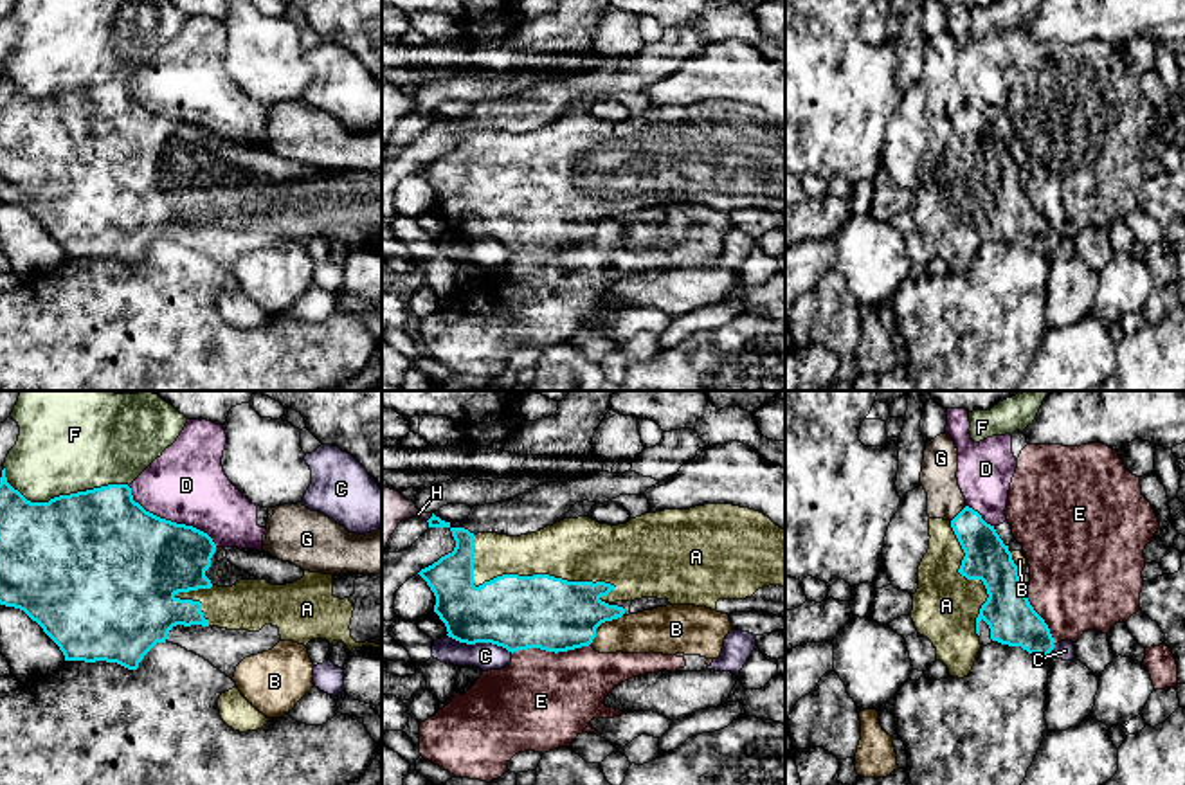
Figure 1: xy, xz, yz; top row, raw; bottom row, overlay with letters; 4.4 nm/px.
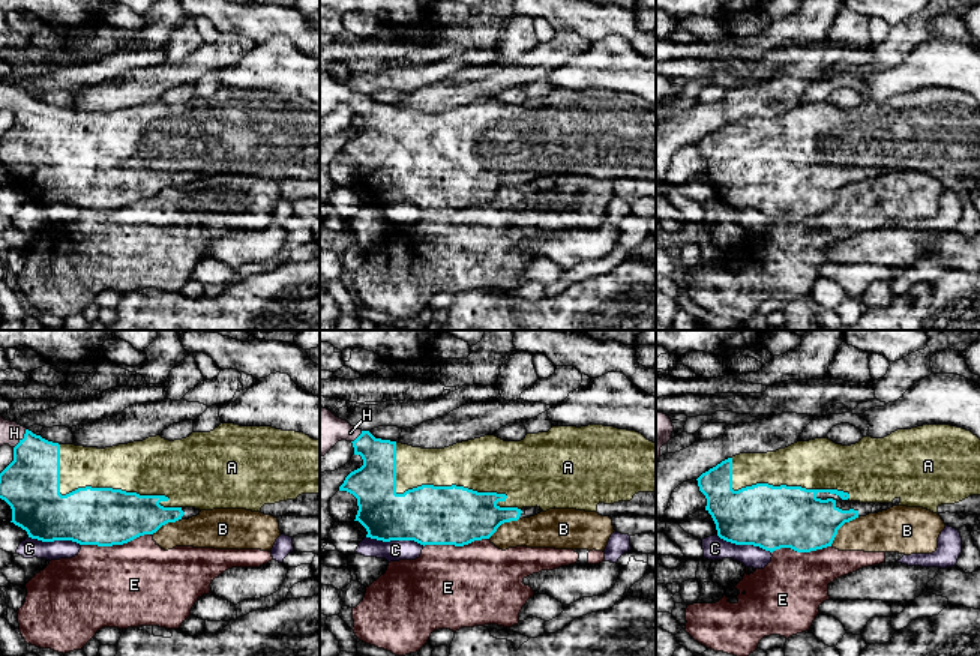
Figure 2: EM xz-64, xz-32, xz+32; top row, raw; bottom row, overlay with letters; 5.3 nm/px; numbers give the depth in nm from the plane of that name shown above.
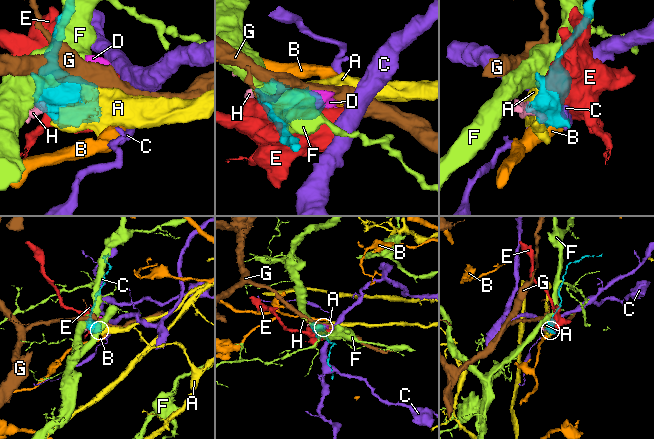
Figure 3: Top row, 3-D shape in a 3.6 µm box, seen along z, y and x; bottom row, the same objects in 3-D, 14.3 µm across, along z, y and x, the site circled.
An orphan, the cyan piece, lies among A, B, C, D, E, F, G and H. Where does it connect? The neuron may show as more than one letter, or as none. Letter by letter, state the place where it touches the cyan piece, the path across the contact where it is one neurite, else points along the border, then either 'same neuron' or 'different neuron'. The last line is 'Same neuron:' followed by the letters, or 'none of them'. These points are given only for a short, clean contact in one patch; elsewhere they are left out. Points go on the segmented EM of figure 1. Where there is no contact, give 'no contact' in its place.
A: contact xz (521, 577); same neuron
B: contact xz (602, 622); different neuron
C: contact xz (479, 641); different neuron
D: contact xy (170, 521); border xy (128, 487), (134, 499), (146, 510), (202, 530), (217, 546); different neuron
E: contact xz (550, 650); different neuron
F: contact xy (62, 496); different neuron
G: contact yz (958, 514); different neuron
H: contact xz (431, 517); way xz (458, 566), (461, 539), (431, 517), (407, 508), (382, 508); same neuron
Same neuron: A, H

